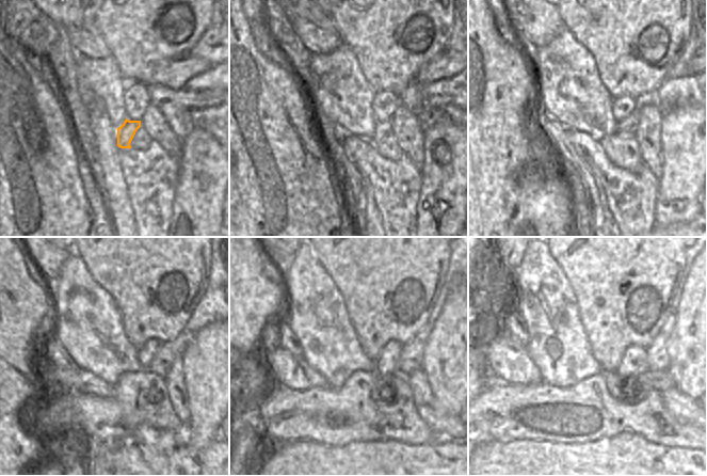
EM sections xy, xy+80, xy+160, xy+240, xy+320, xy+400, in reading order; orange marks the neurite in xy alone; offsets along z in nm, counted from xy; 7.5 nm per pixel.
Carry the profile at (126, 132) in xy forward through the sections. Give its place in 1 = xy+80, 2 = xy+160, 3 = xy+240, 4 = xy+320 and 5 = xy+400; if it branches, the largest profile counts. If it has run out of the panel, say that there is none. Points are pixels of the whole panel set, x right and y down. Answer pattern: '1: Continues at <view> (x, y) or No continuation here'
1: Continues at xy+80 (384, 129)
2: Continues at xy+160 (626, 127)
3: Continues at xy+240 (162, 361)
4: Continues at xy+320 (411, 356)
5: Continues at xy+400 (660, 351)

